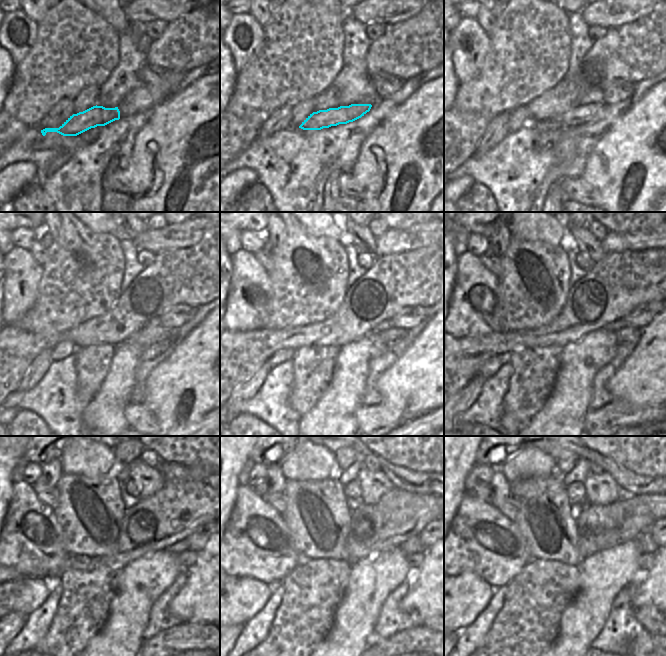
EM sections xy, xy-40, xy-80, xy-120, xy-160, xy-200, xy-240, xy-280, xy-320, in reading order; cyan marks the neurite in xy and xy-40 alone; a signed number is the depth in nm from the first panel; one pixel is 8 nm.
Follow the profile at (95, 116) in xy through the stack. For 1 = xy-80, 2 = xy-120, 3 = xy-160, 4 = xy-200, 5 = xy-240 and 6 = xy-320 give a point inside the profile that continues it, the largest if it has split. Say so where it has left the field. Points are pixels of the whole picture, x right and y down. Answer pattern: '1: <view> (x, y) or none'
1: xy-80 (584, 113)
2: xy-120 (149, 335)
3: xy-160 (393, 336)
4: xy-200 (629, 335)
5: xy-240 (187, 559)
6: xy-320 (646, 561)

